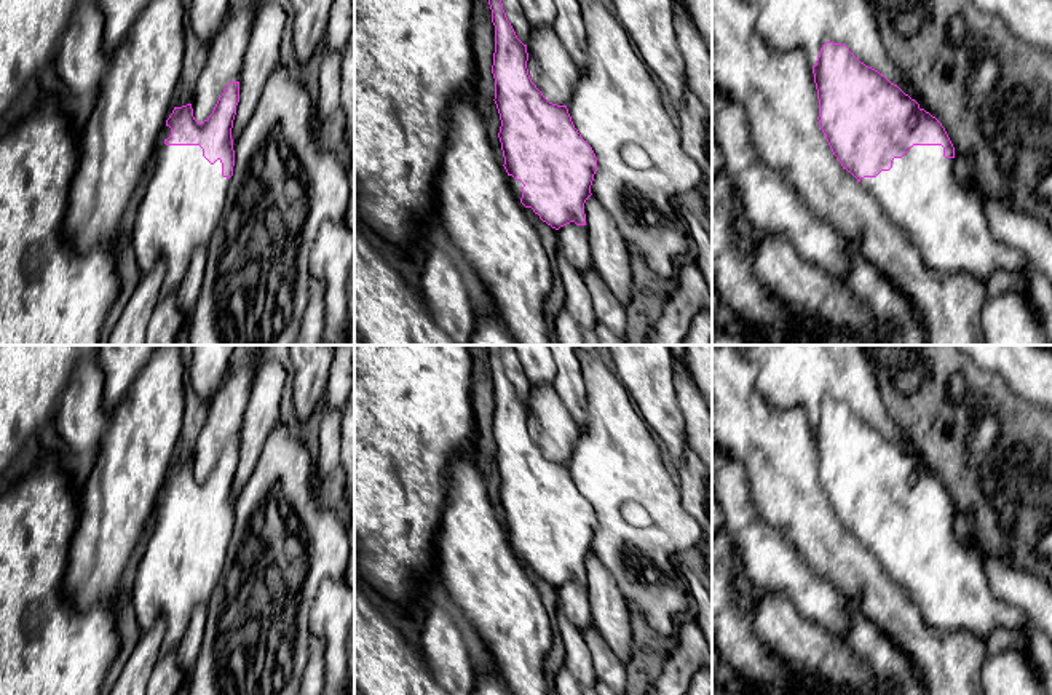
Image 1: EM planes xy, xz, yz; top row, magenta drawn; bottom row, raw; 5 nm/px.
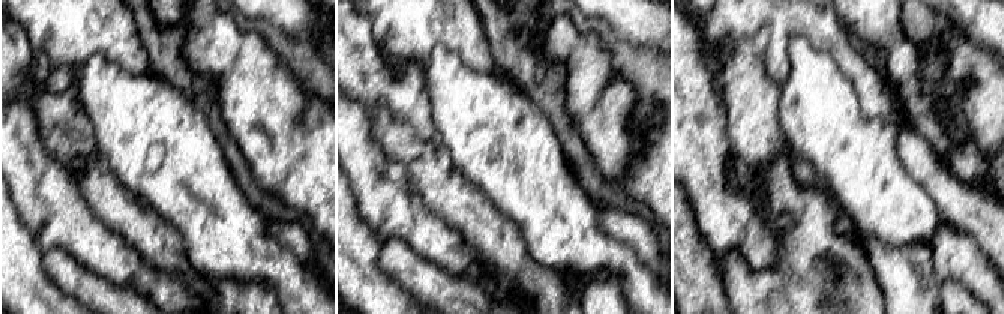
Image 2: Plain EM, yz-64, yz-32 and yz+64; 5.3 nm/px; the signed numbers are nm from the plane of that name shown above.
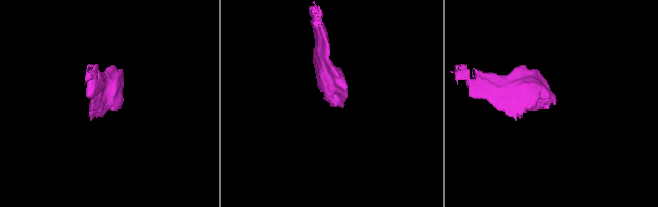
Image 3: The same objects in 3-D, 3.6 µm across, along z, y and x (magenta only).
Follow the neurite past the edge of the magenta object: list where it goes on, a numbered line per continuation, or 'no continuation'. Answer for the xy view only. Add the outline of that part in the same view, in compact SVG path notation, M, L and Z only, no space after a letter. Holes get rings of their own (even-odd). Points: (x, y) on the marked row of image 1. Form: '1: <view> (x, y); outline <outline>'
1: xy (184, 200); outline M164 126L132 232L140 273L148 273L158 260L166 265L161 296L176 292L193 252L209 246L230 187L220 160L211 165L200 145L166 145L169 136L171 128Z

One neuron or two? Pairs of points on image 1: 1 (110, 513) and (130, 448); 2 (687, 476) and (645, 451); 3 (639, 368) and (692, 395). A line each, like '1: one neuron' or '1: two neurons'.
1: one neuron
2: two neurons
3: two neurons

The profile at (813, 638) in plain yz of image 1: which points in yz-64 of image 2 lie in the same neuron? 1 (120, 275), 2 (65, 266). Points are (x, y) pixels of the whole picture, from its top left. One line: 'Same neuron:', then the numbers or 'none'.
Same neuron: 2

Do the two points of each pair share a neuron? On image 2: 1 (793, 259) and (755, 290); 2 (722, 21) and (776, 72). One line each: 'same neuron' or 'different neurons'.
1: same neuron
2: same neuron

